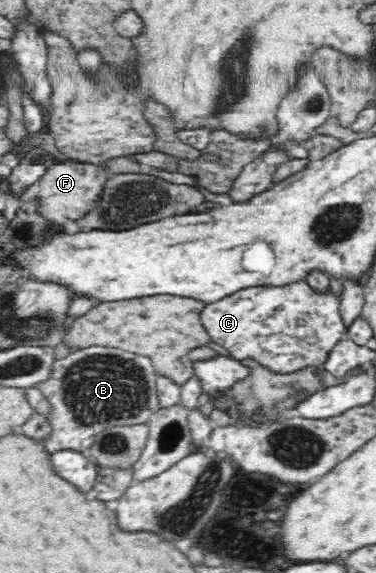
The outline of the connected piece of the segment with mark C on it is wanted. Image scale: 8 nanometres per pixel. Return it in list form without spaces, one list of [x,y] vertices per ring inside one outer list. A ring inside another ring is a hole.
[[[295,281],[280,287],[245,287],[219,302],[206,304],[200,318],[210,340],[225,348],[229,356],[241,362],[251,357],[274,374],[295,374],[295,371],[305,368],[325,370],[328,354],[341,339],[347,337],[346,326],[343,325],[340,314],[339,298],[331,292],[317,294],[305,281]]]

